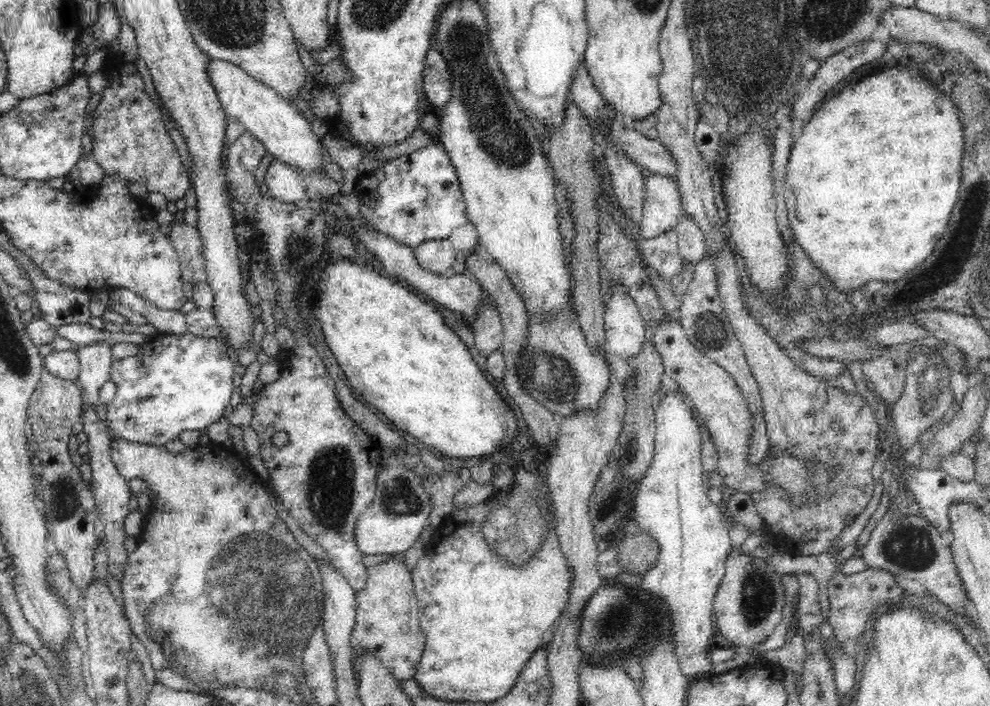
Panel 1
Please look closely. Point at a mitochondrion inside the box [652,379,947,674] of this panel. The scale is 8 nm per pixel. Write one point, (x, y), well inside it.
(909, 547)

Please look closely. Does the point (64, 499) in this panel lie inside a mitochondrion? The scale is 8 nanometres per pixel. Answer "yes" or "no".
yes

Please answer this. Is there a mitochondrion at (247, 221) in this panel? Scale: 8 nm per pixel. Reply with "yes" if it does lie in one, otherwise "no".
no

